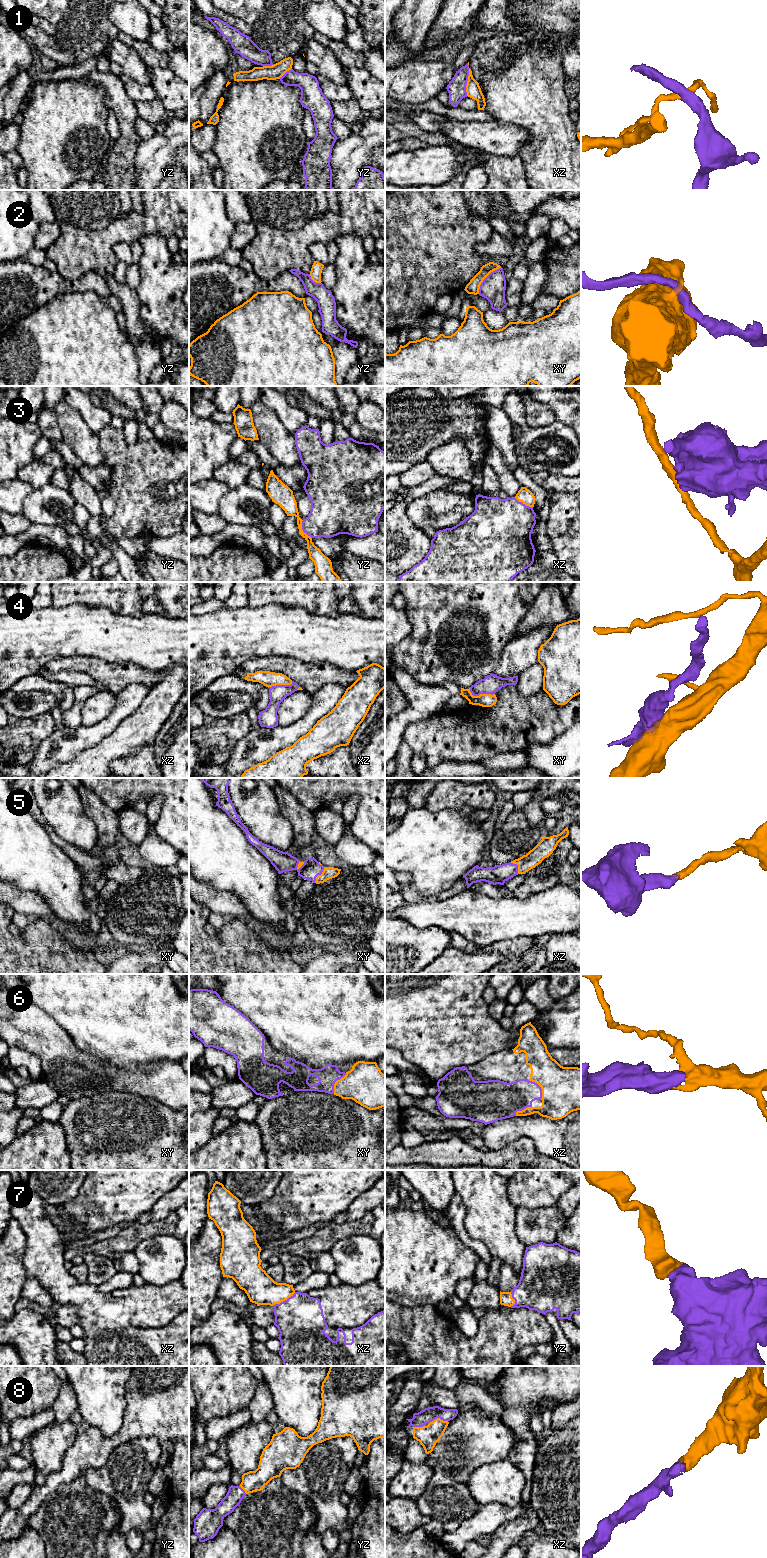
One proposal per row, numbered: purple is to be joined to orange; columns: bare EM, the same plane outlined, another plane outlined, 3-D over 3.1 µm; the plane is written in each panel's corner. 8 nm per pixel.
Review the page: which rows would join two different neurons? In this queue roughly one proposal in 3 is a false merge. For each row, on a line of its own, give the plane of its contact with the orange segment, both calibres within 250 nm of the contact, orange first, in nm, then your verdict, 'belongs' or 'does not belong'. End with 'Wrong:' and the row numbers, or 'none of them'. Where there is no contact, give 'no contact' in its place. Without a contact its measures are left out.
1: contact in xz; calibres 120 and 150 nm; does not belong
2: contact in xy; calibres 100 and 200 nm; does not belong
3: contact in yz; calibres 130 and 320 nm; does not belong
4: contact in xy; calibres 110 and 150 nm; does not belong
5: contact in xy; calibres 100 and 150 nm; belongs
6: contact in xz; calibres 360 and 240 nm; belongs
7: contact in xz; calibres 240 and 380 nm; belongs
8: contact in xz; calibres 170 and 120 nm; belongs
Wrong: 1, 2, 3, 4

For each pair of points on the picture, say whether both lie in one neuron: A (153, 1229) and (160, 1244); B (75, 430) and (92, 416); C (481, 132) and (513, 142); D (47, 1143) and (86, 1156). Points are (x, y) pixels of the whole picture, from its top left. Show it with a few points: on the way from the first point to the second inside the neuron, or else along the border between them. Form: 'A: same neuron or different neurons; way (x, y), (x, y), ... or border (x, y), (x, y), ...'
A: different neurons; border (172, 1234), (150, 1236), (143, 1239), (135, 1247)
B: different neurons; border (69, 405), (98, 434)
C: same neuron; way (489, 137), (505, 139)
D: different neurons; border (62, 1128), (71, 1159)

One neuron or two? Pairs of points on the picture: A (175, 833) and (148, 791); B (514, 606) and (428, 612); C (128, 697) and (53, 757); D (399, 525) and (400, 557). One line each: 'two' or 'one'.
A: one
B: one
C: one
D: one

